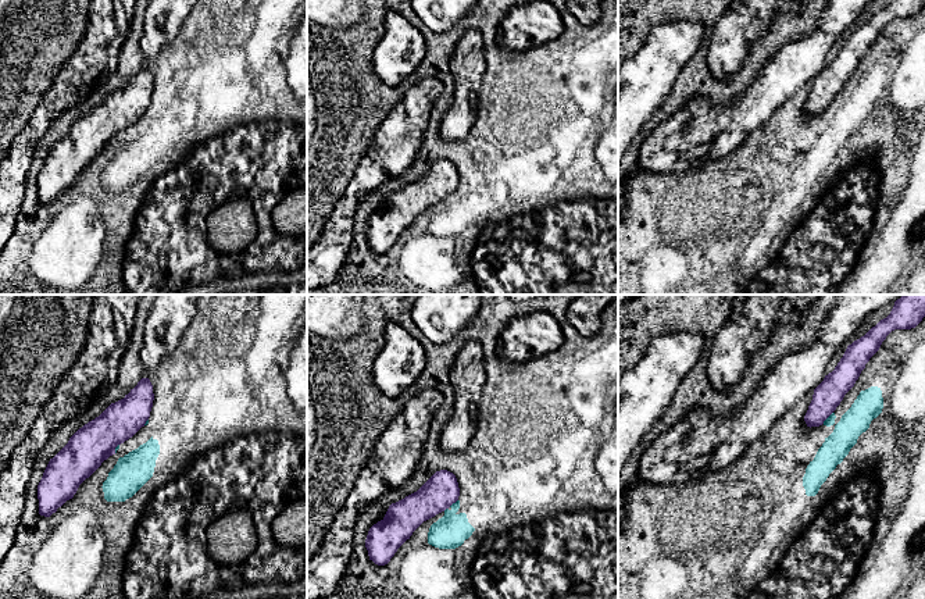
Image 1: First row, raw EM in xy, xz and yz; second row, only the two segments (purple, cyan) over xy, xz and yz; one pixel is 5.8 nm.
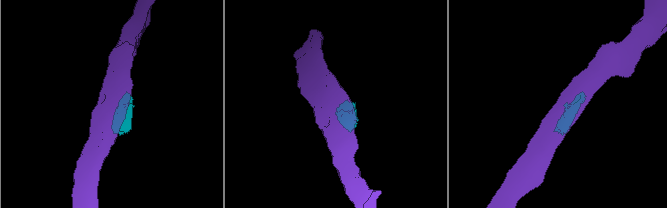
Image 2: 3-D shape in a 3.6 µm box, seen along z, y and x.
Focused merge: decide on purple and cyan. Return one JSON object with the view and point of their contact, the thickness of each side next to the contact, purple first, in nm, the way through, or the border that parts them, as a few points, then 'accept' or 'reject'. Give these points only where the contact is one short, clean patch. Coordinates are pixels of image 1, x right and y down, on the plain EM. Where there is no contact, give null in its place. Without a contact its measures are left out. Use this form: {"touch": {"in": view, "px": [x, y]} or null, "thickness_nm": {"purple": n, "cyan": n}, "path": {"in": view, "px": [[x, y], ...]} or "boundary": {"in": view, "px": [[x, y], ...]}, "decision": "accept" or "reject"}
{"touch": {"in": "xz", "px": [450, 193]}, "thickness_nm": {"purple": 200, "cyan": 200}, "boundary": {"in": "xz", "px": [[457, 188], [443, 199]]}, "decision": "reject"}

